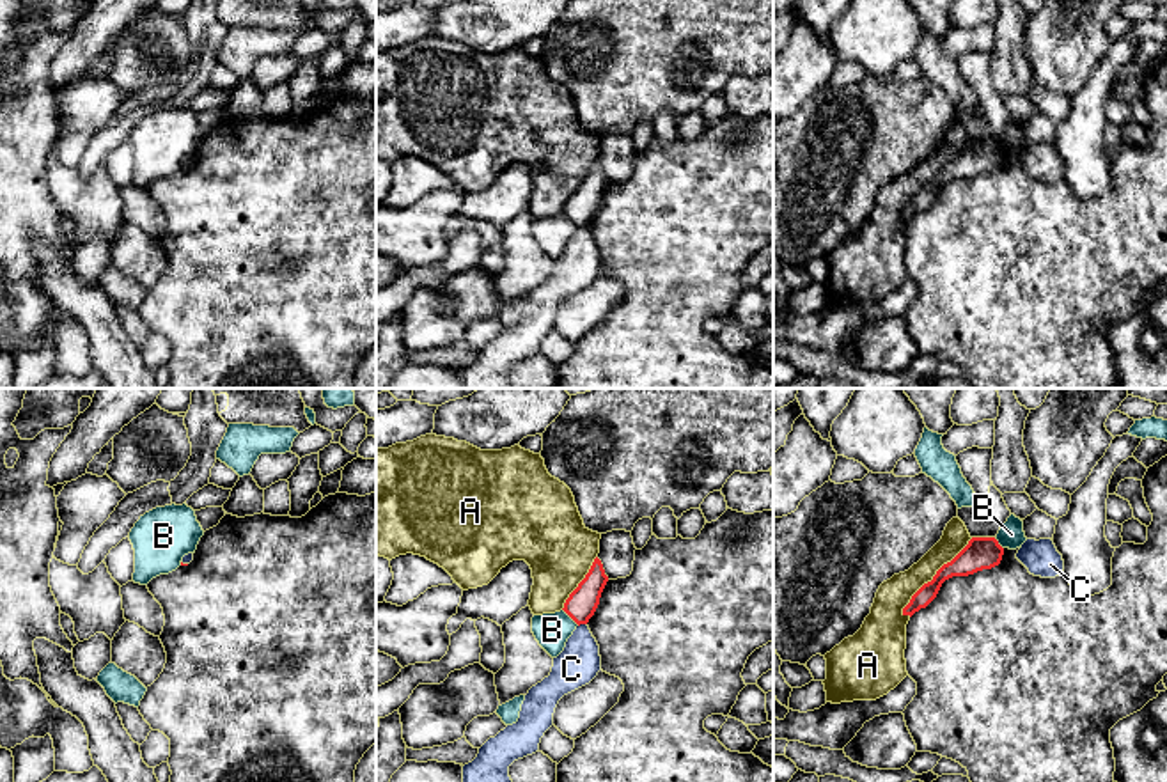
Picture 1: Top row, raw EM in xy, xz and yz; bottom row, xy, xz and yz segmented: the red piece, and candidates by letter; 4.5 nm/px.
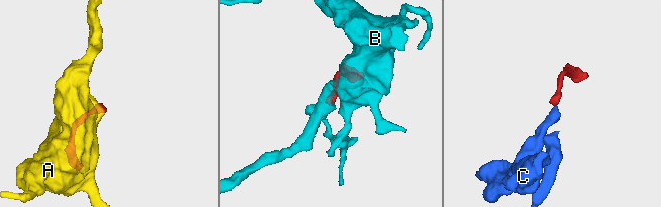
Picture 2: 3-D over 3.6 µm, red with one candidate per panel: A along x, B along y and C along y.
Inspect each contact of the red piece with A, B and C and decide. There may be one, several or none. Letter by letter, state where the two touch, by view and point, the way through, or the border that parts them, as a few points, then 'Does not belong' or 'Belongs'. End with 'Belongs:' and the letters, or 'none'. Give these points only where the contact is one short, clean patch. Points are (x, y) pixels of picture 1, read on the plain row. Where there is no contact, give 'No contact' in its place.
A: Touches red at yz (933, 179). Does not belong
B: Touches red at xz (571, 220). Boundary: xz (563, 211), (579, 227). Does not belong
C: Touches red at xz (582, 226). Boundary: xz (586, 226), (579, 229). Does not belong
Belongs: none

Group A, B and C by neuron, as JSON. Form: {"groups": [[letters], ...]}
{"groups": [["A"], ["B"], ["C"]]}

